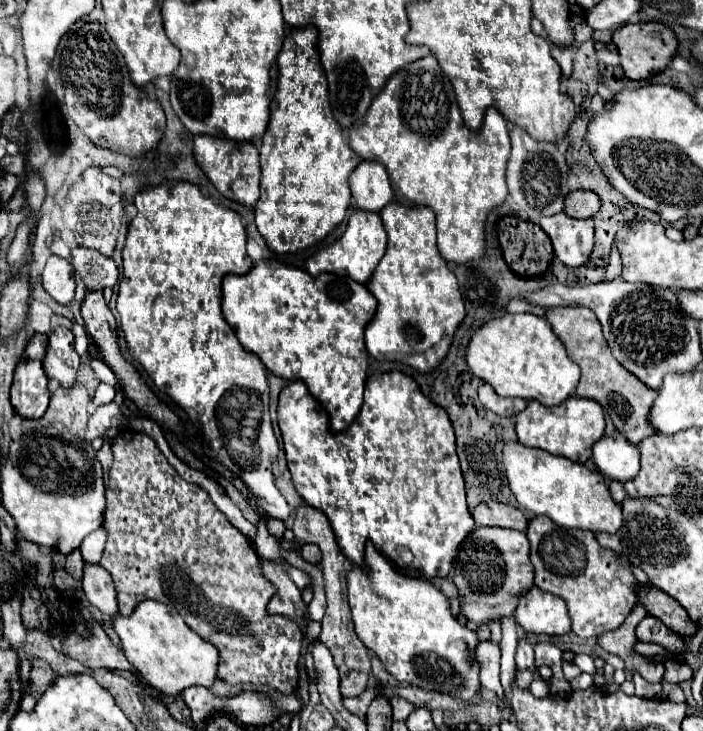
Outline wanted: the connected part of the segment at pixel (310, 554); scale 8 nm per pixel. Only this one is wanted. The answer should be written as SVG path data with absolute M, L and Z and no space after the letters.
M305 544L305 546L301 548L301 556L303 556L307 562L313 562L313 564L317 564L317 566L319 566L319 562L321 562L321 552L319 552L319 548L317 548L315 544Z

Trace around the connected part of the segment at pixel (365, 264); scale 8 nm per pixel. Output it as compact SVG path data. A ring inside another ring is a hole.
M357 208L351 214L341 238L337 238L335 242L331 242L325 248L319 248L313 256L309 256L305 262L305 268L313 276L319 276L321 272L333 272L333 274L343 274L343 276L349 276L349 278L365 284L371 278L379 260L383 258L385 246L387 246L387 234L383 230L379 214Z

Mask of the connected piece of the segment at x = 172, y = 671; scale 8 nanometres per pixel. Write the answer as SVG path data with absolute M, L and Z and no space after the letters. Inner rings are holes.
M145 600L135 606L131 616L115 616L113 630L117 632L127 660L139 670L143 680L153 688L177 696L189 686L209 688L217 678L219 652L207 640L199 638L185 622L179 612L167 604Z

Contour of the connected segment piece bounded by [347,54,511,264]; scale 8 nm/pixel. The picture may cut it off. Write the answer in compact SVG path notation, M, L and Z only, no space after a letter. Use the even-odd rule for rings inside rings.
M435 56L419 58L399 72L395 72L381 92L373 98L369 110L361 120L349 126L349 144L363 160L381 162L391 178L391 186L399 200L411 204L425 204L437 218L437 248L447 262L463 264L483 256L485 246L485 218L489 210L507 198L505 164L509 158L509 124L497 108L485 112L479 130L467 128L461 118L455 92Z

